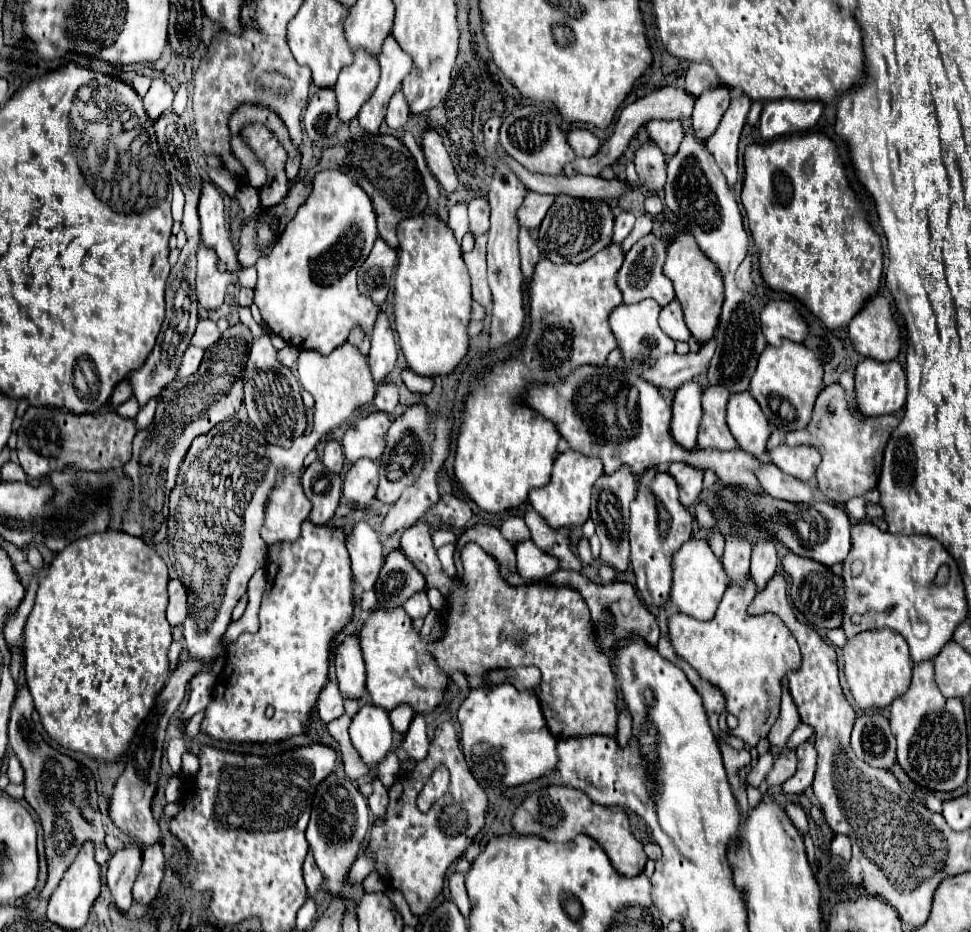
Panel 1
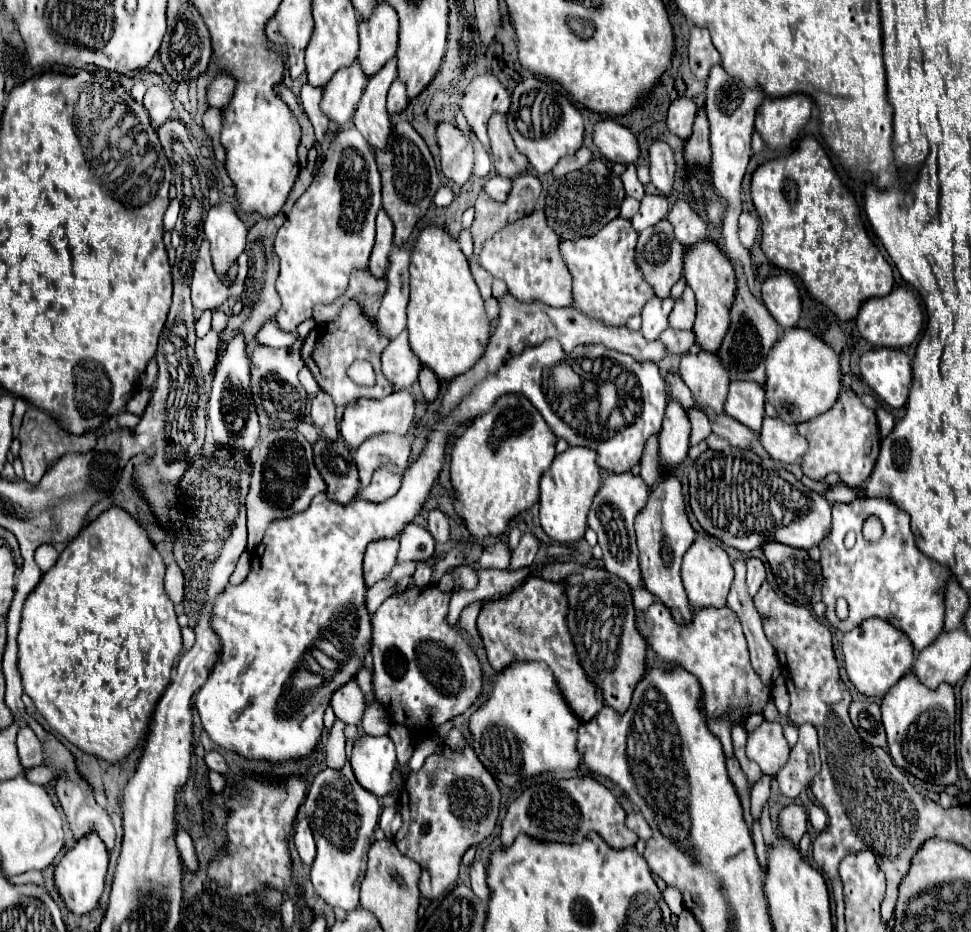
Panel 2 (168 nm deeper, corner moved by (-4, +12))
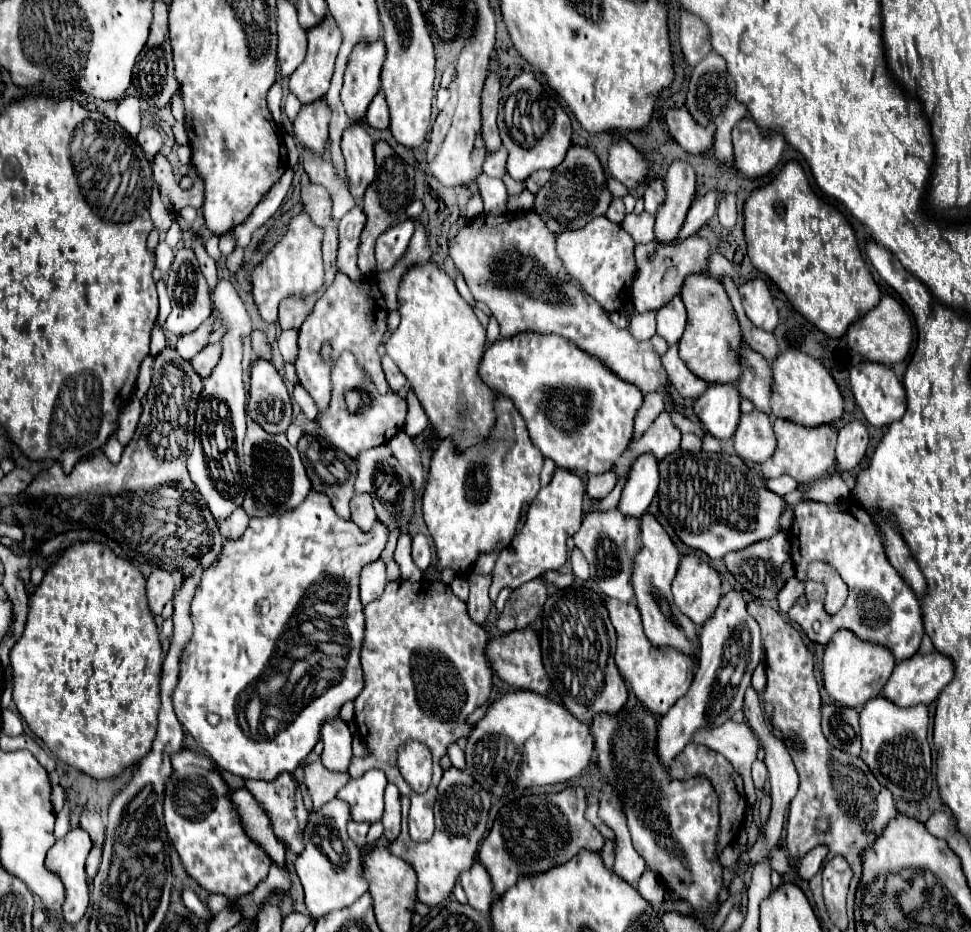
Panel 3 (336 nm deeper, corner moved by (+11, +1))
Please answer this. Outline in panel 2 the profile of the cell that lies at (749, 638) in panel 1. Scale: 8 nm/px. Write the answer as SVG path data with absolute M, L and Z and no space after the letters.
M654 600L652 610L638 616L638 630L662 660L678 664L698 678L704 694L704 708L710 716L720 716L722 712L742 712L746 716L764 712L770 700L770 688L750 664L748 642L740 618L732 608L698 608L688 624L678 624L672 612L660 600Z

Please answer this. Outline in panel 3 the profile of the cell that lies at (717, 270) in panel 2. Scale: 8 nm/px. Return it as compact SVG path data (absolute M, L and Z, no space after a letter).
M691 275L681 291L687 309L687 327L679 339L679 355L687 367L707 383L737 383L741 367L737 363L739 347L743 347L743 333L735 317L735 309L723 285L709 275Z

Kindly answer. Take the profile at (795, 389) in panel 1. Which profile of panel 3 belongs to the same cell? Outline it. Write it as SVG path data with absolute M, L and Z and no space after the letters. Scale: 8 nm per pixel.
M789 349L781 353L773 361L773 373L775 373L775 385L771 395L771 409L773 417L787 419L803 427L819 427L819 425L833 425L841 419L845 401L839 385L831 377L831 373L813 357L807 353L801 353L797 349Z

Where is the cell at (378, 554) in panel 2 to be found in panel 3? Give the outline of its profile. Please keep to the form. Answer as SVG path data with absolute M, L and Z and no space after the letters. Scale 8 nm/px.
M377 559L369 567L361 571L361 603L369 605L371 601L377 601L385 589L387 577L385 577L385 563Z

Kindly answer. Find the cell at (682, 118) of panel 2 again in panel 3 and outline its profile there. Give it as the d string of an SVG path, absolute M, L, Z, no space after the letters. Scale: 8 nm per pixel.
M687 107L683 109L671 109L665 117L665 123L669 127L669 133L673 135L673 139L689 153L711 153L713 151L713 143L715 143L715 127L703 127L699 125L691 113L687 111Z

